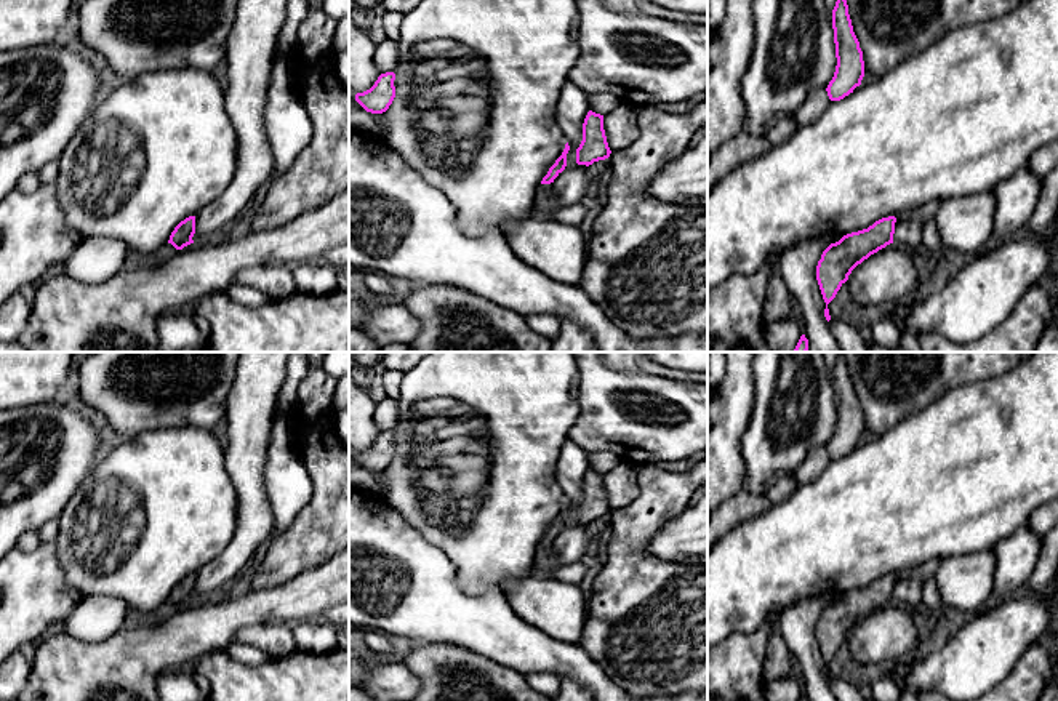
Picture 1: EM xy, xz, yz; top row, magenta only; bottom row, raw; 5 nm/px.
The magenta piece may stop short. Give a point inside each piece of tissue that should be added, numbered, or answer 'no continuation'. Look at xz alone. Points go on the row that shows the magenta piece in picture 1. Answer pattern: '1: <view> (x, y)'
1: xz (546, 207)

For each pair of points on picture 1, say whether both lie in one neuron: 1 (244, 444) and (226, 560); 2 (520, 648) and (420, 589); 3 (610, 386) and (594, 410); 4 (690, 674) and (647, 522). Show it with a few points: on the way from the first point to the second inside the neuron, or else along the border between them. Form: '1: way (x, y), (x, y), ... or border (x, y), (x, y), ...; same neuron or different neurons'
1: way (247, 472), (248, 532); same neuron
2: way (495, 631), (485, 623), (445, 613); same neuron
3: way (610, 392), (601, 404); same neuron
4: way (669, 636), (639, 602), (639, 560); same neuron

